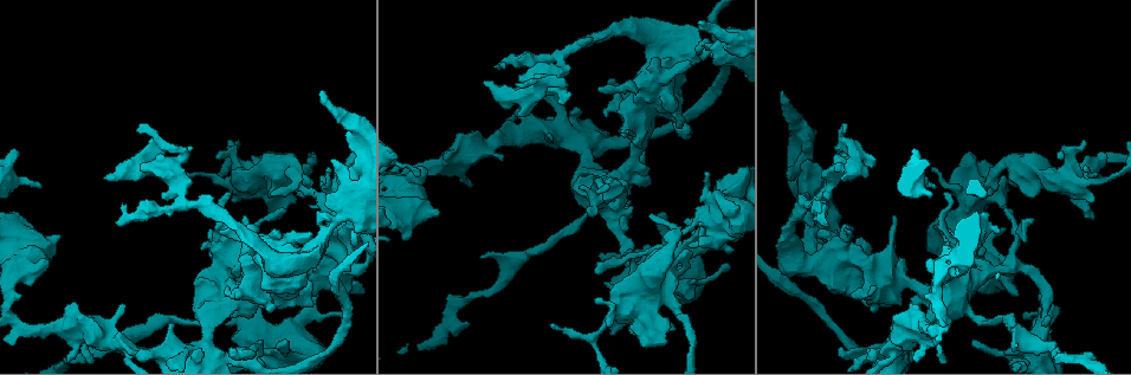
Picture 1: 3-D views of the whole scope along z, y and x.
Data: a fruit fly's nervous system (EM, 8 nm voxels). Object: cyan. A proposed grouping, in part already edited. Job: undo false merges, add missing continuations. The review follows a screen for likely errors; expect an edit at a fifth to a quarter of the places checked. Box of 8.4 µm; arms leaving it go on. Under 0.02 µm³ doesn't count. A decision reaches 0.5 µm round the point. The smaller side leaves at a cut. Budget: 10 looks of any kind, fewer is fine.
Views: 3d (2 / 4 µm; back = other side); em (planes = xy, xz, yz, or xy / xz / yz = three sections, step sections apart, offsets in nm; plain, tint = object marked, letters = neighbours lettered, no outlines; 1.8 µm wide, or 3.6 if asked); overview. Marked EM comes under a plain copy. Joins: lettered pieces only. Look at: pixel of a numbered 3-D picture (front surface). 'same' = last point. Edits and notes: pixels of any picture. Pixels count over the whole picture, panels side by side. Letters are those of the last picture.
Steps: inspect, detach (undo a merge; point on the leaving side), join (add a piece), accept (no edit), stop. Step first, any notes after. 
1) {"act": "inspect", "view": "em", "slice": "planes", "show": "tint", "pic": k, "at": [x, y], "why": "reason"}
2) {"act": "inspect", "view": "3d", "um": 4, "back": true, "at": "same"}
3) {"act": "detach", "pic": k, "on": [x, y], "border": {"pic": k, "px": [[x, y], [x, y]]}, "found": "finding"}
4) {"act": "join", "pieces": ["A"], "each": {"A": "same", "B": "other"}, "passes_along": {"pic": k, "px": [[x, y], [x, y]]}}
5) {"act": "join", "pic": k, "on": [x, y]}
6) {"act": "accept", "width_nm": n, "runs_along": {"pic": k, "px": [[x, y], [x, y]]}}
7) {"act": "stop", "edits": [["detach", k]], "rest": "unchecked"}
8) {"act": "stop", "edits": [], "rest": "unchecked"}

{"act": "inspect", "view": "3d", "um": 2, "pic": 1, "at": [895, 351], "why": "calibre changes"}

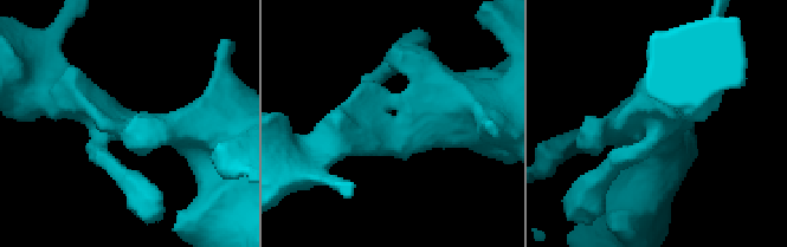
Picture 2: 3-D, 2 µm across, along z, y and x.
{"act": "inspect", "view": "em", "slice": "xz", "step": 4, "show": "tint", "pic": 2, "at": [125, 123]}

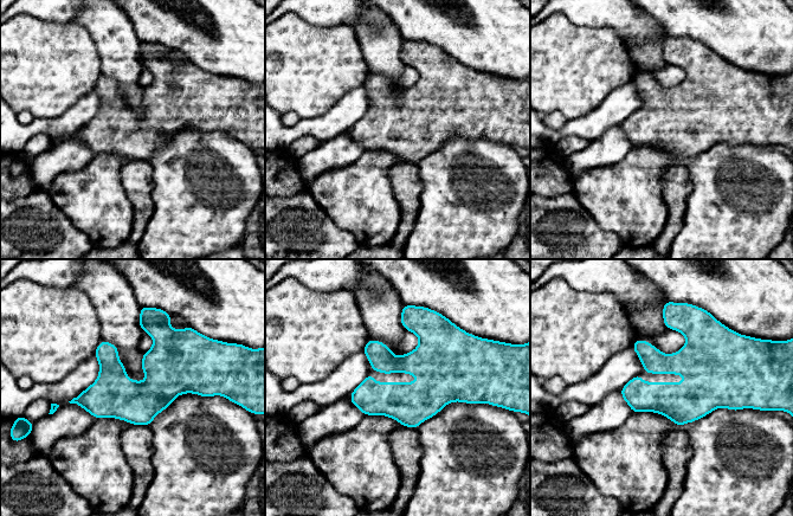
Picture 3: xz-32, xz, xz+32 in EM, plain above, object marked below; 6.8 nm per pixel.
{"act": "inspect", "view": "em", "slice": "planes", "show": "letters", "at": "same"}

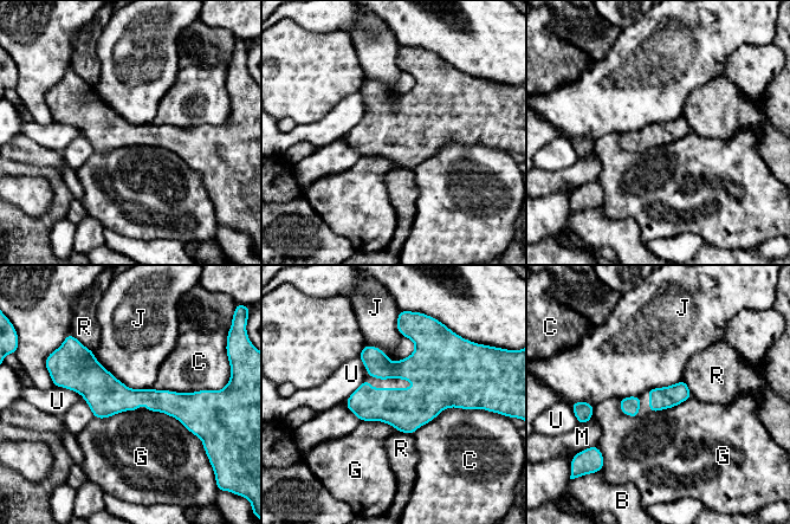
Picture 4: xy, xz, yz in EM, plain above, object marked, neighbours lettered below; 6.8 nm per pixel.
{"act": "accept", "width_nm": 150, "each": {"B": "other", "C": "other", "G": "other", "J": "other", "M": "other", "R": "other", "U": "other"}, "runs_along": {"pic": 4, "px": [[60, 380], [200, 403]]}, "found": "continuous, no second cell"}

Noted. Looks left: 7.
{"act": "inspect", "view": "3d", "um": 4, "pic": 1, "at": [588, 169], "why": "calibre changes"}

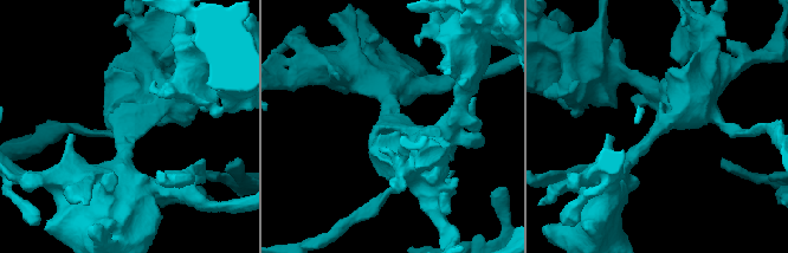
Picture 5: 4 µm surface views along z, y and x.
{"act": "inspect", "view": "em", "slice": "planes", "show": "letters", "pic": 5, "at": [124, 127]}

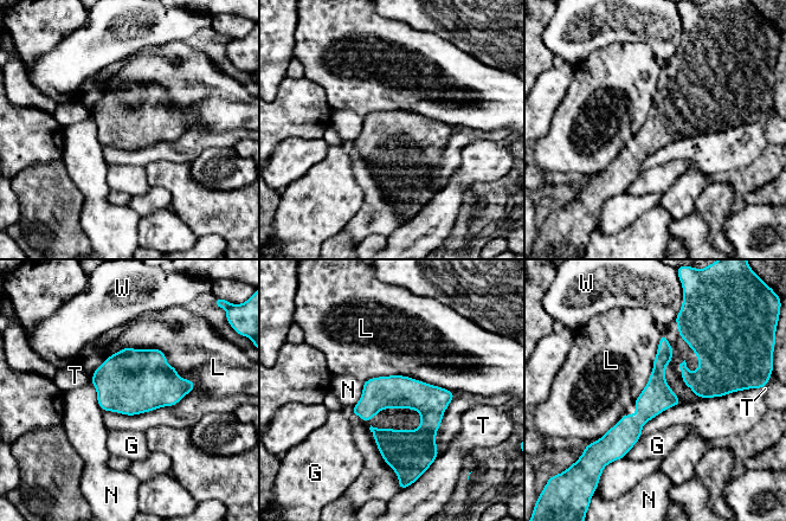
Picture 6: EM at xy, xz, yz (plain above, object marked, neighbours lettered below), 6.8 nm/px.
{"act": "accept", "width_nm": 220, "each": {"G": "other", "L": "other", "N": "other", "T": "other", "W": "other"}, "border": {"pic": 6, "px": [[90, 380], [195, 386]]}, "found": "all the same cell"}

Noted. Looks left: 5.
{"act": "inspect", "view": "3d", "um": 2, "pic": 1, "at": [517, 87]}

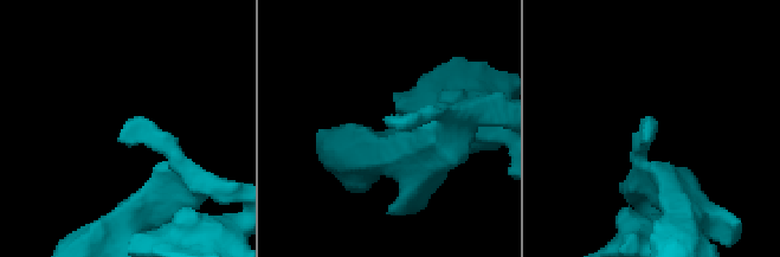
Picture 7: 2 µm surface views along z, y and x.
{"act": "inspect", "view": "em", "slice": "xy", "step": 4, "show": "tint", "pic": 7, "at": [388, 128], "why": "shape alone is not enough"}

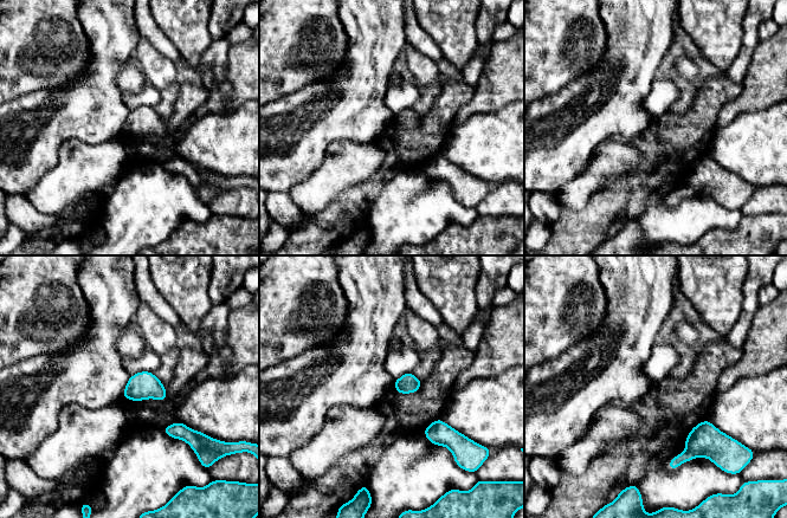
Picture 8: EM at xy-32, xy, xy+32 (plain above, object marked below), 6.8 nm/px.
{"act": "inspect", "view": "em", "slice": "xy", "step": 4, "show": "letters", "at": "same"}

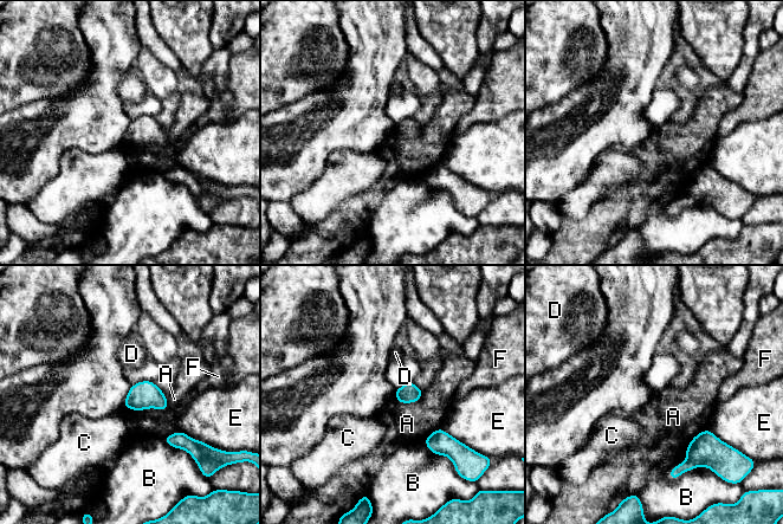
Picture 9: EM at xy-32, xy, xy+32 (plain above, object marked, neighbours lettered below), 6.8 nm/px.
{"act": "accept", "each": {"A": "other", "B": "other", "C": "other", "D": "other", "E": "other", "F": "other"}, "border": {"pic": 9, "px": [[169, 405], [166, 409], [123, 406]]}, "found": "no lettered piece goes on from it"}

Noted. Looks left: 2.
{"act": "inspect", "view": "em", "slice": "planes", "show": "letters", "pic": 1, "at": [397, 157], "why": "free end"}

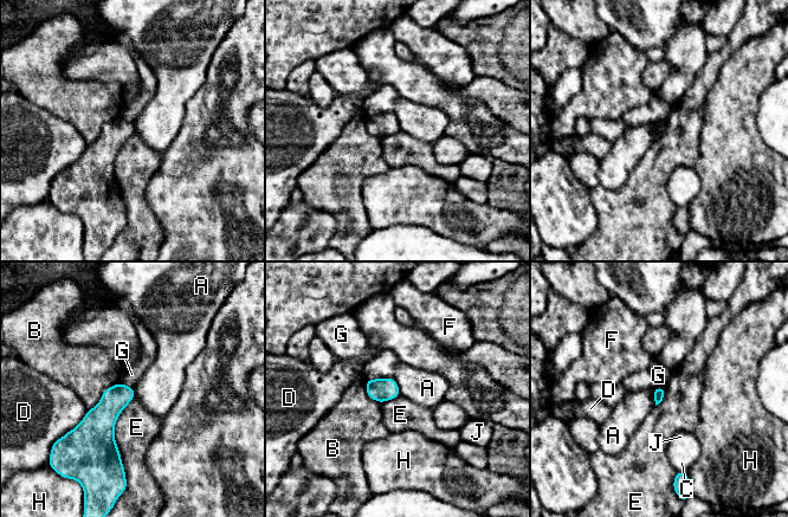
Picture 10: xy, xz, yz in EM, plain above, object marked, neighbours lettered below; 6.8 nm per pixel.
{"act": "accept", "each": {"A": "other", "B": "other", "C": "other", "D": "other", "E": "other", "F": "other", "G": "other", "H": "other", "J": "other"}, "found": "none of them fits"}

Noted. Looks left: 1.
{"act": "stop", "edits": [], "rest": "unchecked"}

